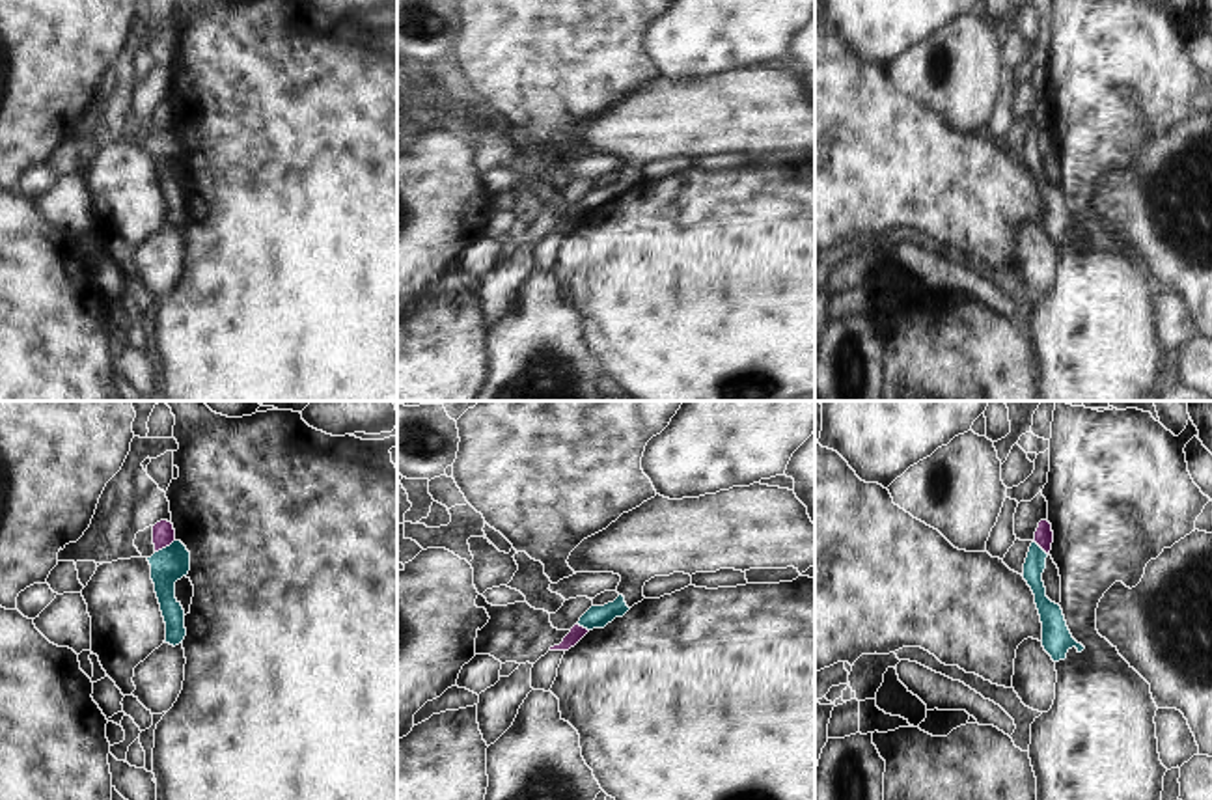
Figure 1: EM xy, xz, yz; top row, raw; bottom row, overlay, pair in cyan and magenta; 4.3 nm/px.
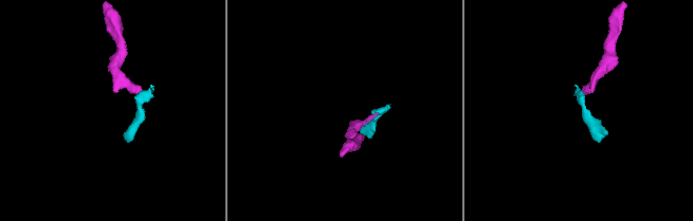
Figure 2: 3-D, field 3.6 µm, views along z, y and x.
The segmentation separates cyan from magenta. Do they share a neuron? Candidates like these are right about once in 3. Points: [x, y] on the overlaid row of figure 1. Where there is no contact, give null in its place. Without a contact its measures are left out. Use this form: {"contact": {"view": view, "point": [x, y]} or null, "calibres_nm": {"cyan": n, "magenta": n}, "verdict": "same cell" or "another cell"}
{"contact": {"view": "xy", "point": [166, 547]}, "calibres_nm": {"cyan": 150, "magenta": 100}, "verdict": "another cell"}

